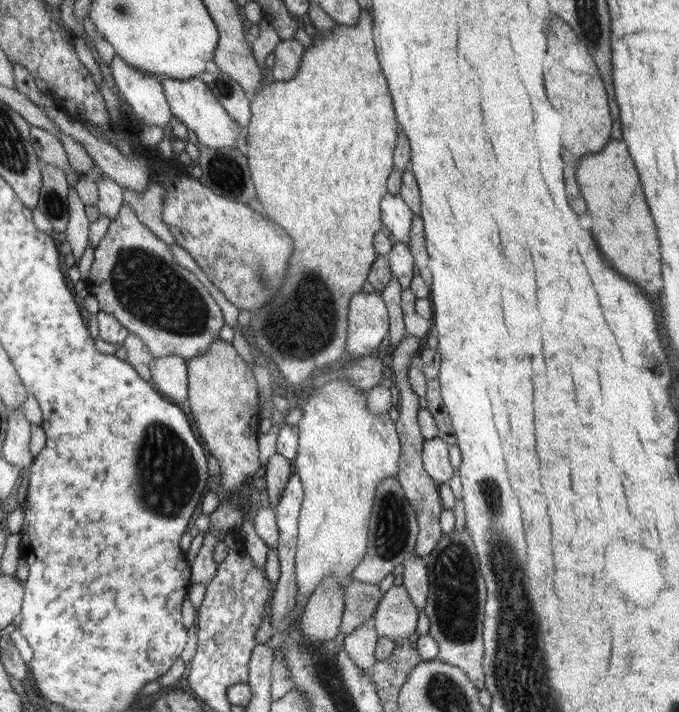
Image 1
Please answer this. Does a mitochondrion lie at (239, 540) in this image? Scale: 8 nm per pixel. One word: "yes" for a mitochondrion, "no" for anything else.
no

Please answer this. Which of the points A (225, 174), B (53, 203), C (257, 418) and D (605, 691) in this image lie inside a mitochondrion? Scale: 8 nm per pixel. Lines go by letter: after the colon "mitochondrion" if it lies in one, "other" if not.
A: mitochondrion
B: mitochondrion
C: other
D: other

